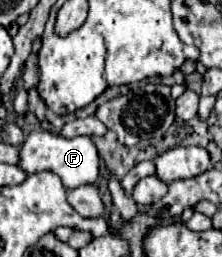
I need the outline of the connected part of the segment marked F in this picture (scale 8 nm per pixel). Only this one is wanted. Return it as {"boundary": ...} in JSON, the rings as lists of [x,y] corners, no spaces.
{"boundary":[[[47,130],[31,132],[27,134],[25,142],[19,150],[19,166],[27,174],[37,174],[43,170],[55,172],[65,188],[79,188],[83,184],[95,184],[99,176],[99,156],[97,148],[91,142],[89,136],[77,136],[77,138],[63,138],[61,134],[53,134]]]}

